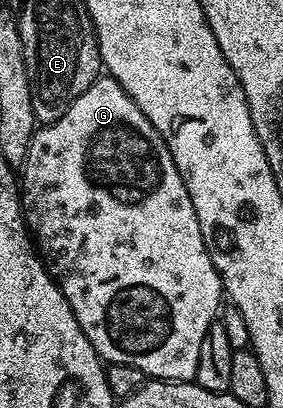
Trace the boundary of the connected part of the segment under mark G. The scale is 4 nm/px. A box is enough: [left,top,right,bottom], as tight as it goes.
[19,77,223,381]

